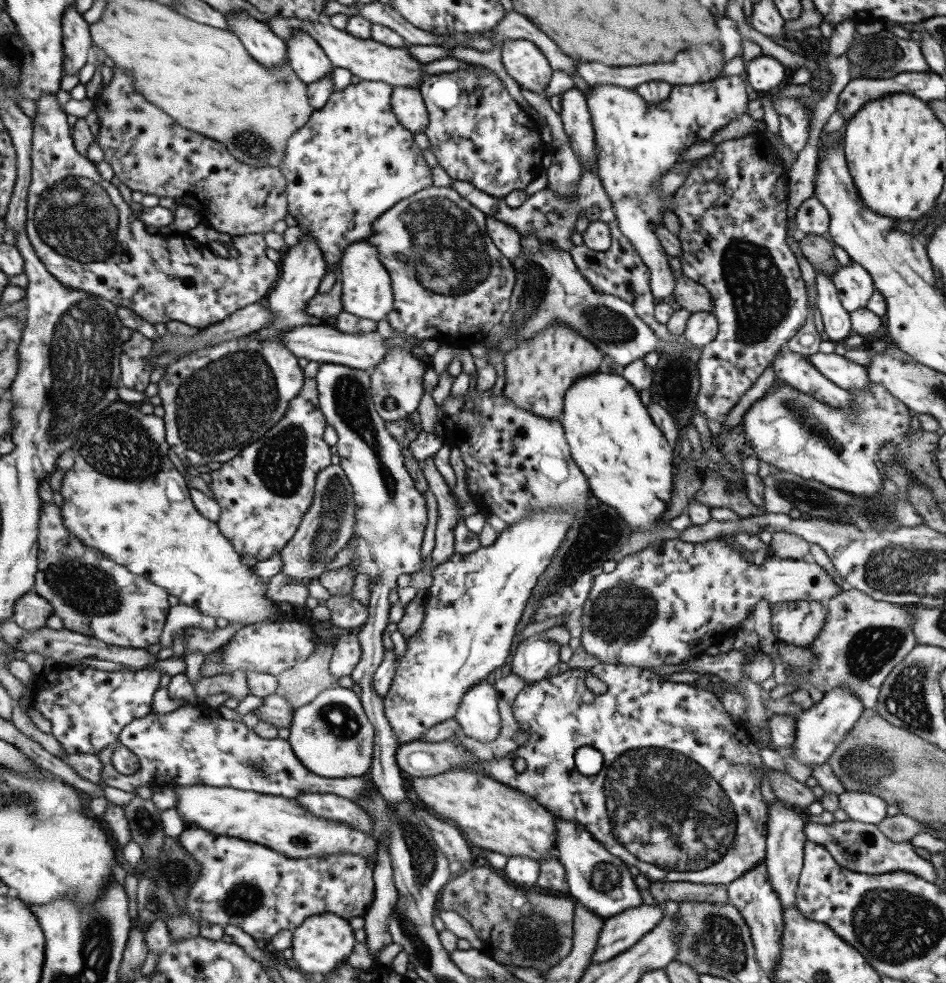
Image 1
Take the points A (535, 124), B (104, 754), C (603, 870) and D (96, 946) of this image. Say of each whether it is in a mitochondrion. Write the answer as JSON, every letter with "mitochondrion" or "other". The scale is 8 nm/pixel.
{"A":"other","B":"other","C":"mitochondrion","D":"mitochondrion"}

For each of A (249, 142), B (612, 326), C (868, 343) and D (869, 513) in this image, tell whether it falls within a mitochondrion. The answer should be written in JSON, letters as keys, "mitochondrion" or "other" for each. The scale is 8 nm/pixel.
{"A":"mitochondrion","B":"mitochondrion","C":"other","D":"mitochondrion"}

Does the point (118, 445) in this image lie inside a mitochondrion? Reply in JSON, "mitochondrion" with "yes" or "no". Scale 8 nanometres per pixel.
{"mitochondrion":"yes"}

